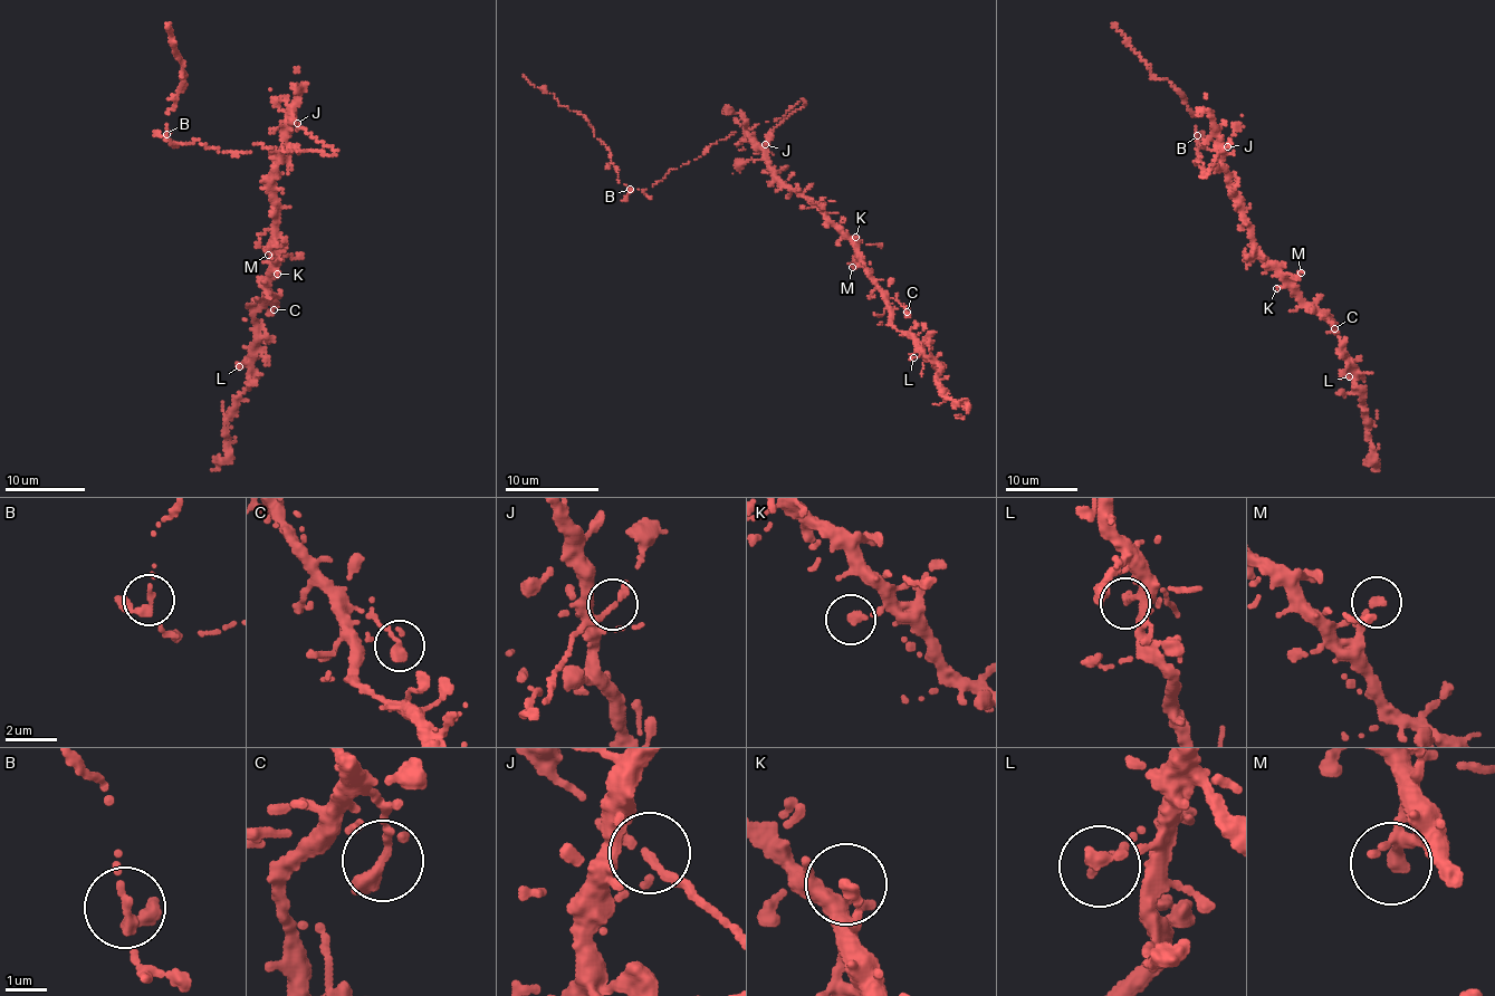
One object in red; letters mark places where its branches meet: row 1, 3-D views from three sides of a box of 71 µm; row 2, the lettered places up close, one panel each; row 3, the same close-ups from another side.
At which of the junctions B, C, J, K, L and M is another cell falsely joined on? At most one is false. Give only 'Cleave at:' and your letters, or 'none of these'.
Cleave at: B

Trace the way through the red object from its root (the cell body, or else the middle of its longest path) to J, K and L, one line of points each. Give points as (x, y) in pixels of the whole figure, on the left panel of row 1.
J: (285, 141), (297, 123)
K: (285, 141), (272, 187), (276, 210), (272, 243), (277, 274)
L: (285, 141), (272, 187), (276, 261), (255, 315), (254, 358), (239, 366)

